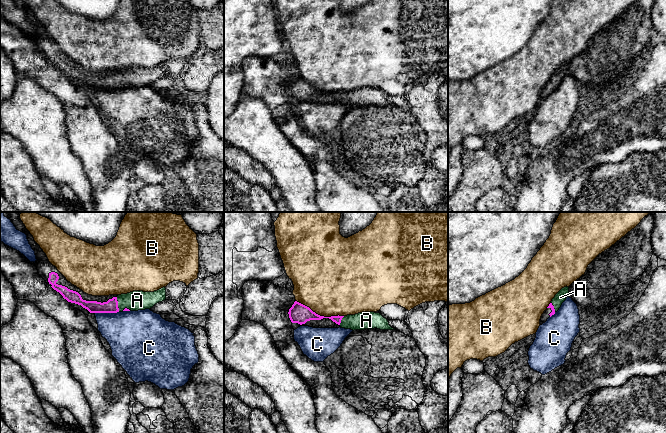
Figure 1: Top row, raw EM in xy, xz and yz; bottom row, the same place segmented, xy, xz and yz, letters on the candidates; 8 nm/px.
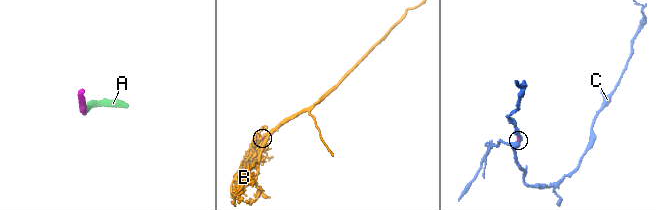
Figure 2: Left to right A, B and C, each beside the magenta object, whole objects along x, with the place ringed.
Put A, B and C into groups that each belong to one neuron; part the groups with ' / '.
A / B / C

